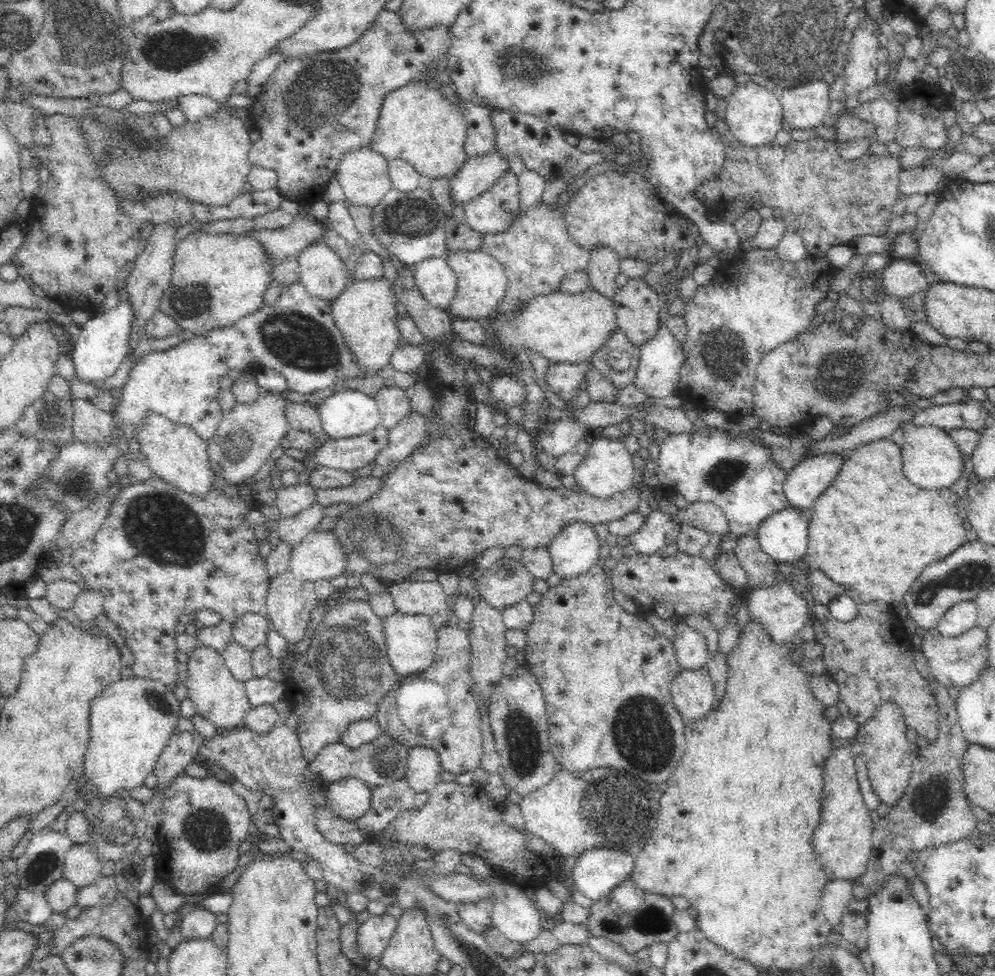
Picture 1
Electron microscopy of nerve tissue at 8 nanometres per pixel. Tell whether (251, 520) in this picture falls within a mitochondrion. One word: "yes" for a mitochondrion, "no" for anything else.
no

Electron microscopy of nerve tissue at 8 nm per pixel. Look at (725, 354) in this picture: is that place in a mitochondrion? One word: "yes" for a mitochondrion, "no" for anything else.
yes

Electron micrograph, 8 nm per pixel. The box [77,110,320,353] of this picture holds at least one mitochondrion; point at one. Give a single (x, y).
(131, 163)

